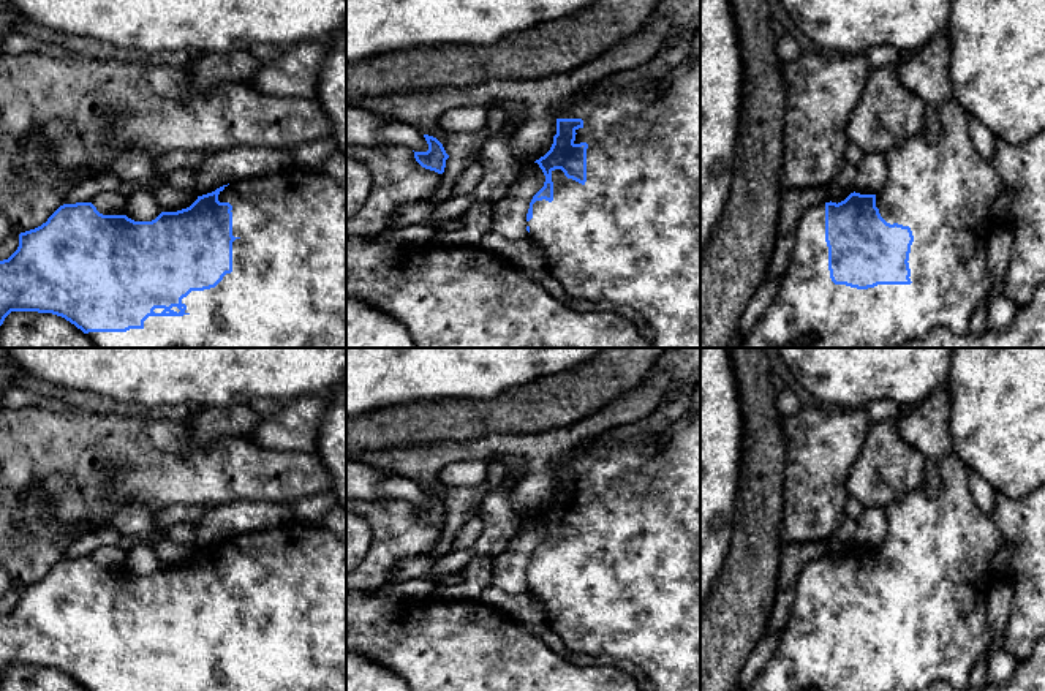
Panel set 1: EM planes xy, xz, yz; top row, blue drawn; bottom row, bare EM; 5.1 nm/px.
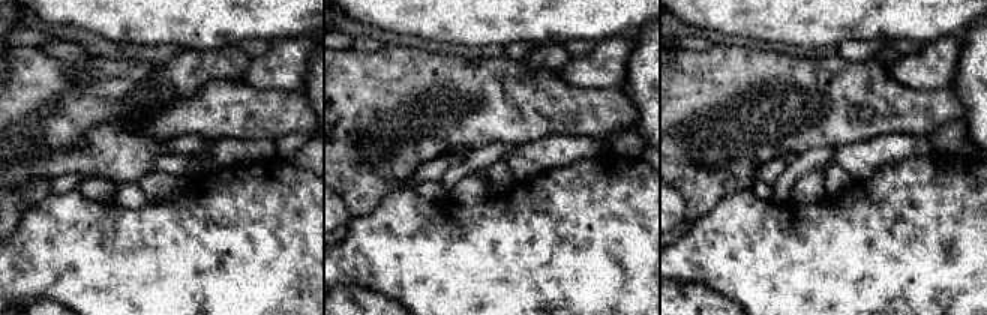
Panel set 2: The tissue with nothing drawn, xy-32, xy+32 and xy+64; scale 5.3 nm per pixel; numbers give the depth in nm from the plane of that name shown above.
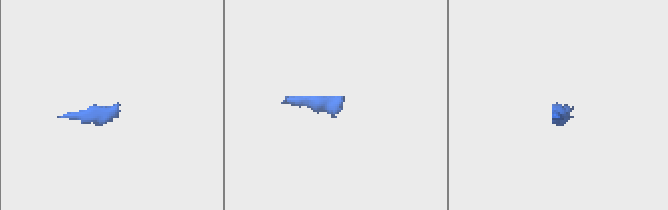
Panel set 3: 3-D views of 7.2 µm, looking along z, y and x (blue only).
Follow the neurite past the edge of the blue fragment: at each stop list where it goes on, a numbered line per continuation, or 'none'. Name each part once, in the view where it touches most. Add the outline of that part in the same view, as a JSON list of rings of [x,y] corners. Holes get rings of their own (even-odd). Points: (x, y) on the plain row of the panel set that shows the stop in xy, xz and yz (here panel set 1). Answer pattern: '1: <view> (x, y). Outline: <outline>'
1: xy (288, 633). Outline: [[[294,522],[291,527],[270,527],[261,528],[256,531],[248,531],[242,534],[234,534],[218,549],[220,557],[229,557],[232,560],[232,590],[236,595],[232,596],[232,626],[226,628],[223,634],[210,644],[204,645],[191,645],[187,651],[182,653],[182,658],[187,659],[183,670],[149,670],[144,675],[142,683],[130,683],[126,686],[89,686],[89,691],[346,691],[346,542],[337,538],[326,528],[305,525]]]

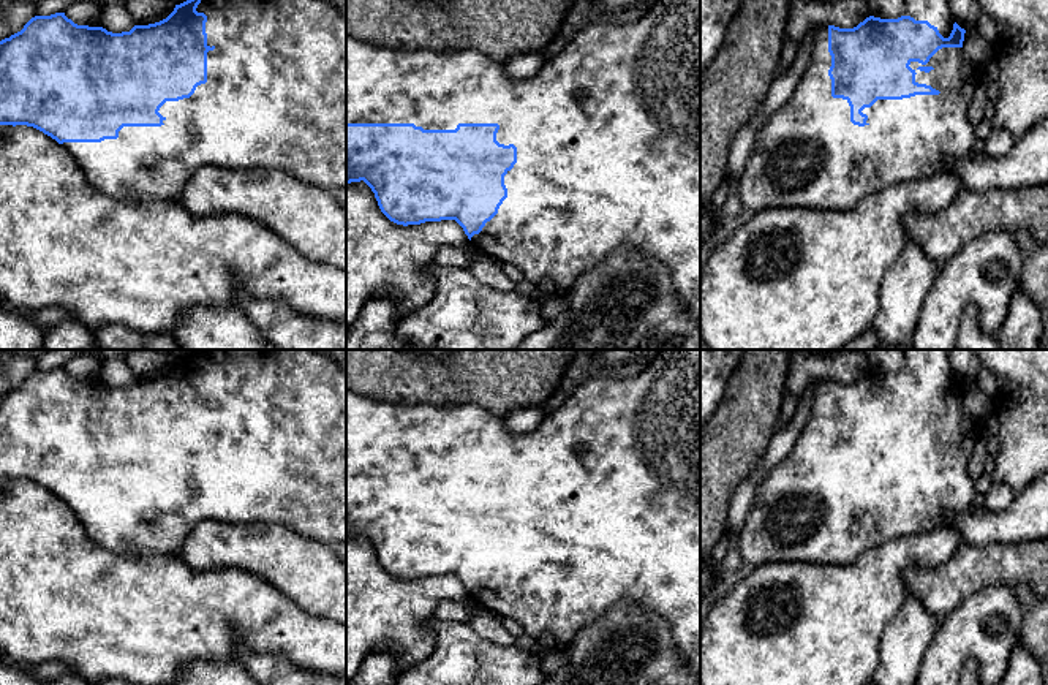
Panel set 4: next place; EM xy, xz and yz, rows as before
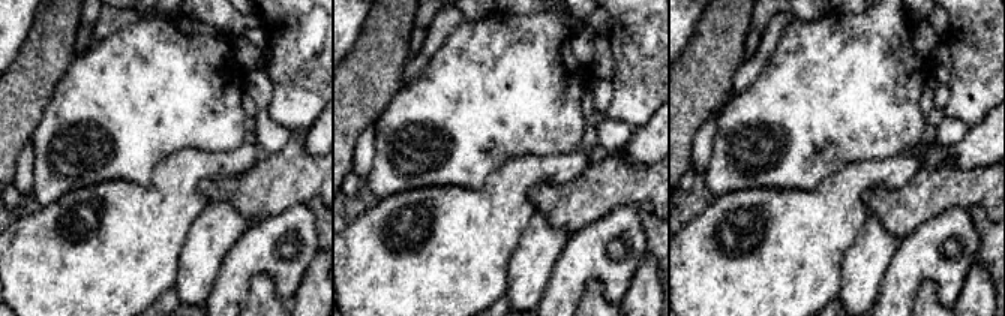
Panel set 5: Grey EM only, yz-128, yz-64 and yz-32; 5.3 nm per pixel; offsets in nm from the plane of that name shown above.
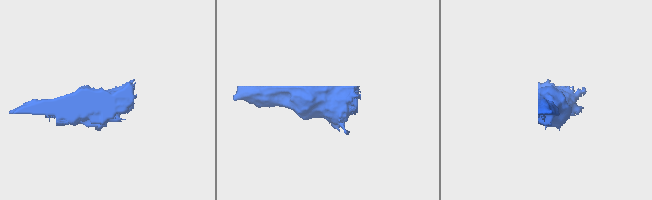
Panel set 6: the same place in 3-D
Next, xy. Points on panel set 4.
1: xy (275, 451). Outline: [[[205,350],[196,365],[207,370],[207,400],[215,402],[207,407],[207,437],[198,440],[190,452],[166,456],[158,465],[164,471],[161,481],[123,481],[117,494],[63,497],[62,500],[76,513],[89,536],[106,549],[130,557],[144,552],[175,555],[199,522],[215,520],[283,524],[321,541],[346,544],[346,372],[334,359],[315,350]]]

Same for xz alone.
1: xz (607, 488). Outline: [[[665,350],[640,373],[626,380],[594,378],[579,386],[560,408],[523,435],[512,433],[504,418],[474,403],[394,405],[346,389],[346,478],[414,478],[424,484],[455,484],[458,478],[498,478],[496,495],[517,501],[517,517],[504,530],[507,552],[498,568],[471,592],[474,604],[517,620],[534,639],[550,634],[558,647],[564,649],[580,630],[602,617],[613,604],[623,600],[634,601],[669,623],[683,663],[700,683],[700,350]]]

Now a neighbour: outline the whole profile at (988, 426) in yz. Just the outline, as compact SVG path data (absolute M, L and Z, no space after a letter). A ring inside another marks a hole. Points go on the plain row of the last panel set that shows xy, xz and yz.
M993 408L985 416L977 419L978 438L988 446L988 456L996 457L999 452L999 421Z

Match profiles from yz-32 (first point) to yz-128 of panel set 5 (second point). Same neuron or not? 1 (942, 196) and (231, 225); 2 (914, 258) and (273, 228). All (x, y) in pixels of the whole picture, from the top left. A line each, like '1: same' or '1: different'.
1: different
2: same

